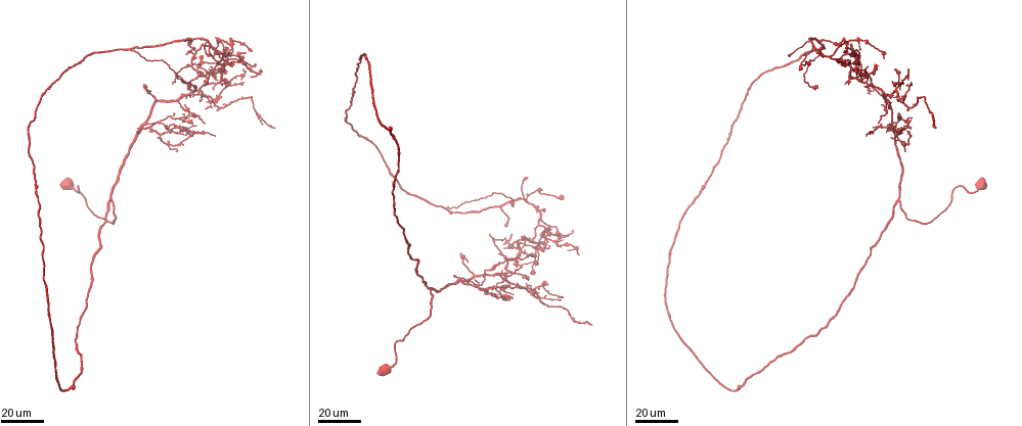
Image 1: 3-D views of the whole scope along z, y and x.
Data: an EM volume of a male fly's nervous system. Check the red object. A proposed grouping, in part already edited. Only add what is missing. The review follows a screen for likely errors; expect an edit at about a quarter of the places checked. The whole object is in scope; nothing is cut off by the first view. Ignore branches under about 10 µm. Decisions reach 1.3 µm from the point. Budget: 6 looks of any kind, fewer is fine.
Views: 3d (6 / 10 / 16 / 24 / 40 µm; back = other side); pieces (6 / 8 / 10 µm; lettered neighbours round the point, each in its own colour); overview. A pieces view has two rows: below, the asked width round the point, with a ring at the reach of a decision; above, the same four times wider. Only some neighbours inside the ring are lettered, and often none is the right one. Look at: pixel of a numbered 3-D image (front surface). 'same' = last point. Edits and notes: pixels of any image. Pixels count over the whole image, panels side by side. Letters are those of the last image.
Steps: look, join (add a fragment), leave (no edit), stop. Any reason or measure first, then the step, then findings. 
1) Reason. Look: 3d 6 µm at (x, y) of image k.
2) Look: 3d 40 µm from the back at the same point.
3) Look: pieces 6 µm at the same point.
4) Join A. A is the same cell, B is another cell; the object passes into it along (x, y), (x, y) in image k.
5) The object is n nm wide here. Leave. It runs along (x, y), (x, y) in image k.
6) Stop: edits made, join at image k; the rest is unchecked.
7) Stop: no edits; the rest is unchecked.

Stops while still wide. Look: 3d 24 µm at (517, 288) of image 1.

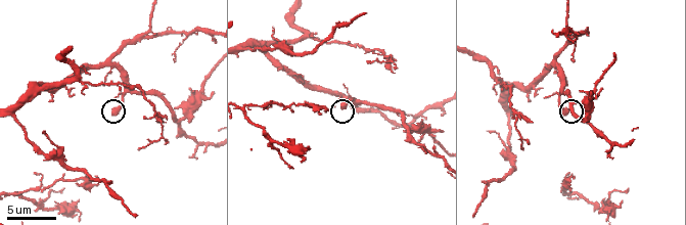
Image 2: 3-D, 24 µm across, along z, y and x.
Look: pieces 10 µm at (114, 113) of image 2.

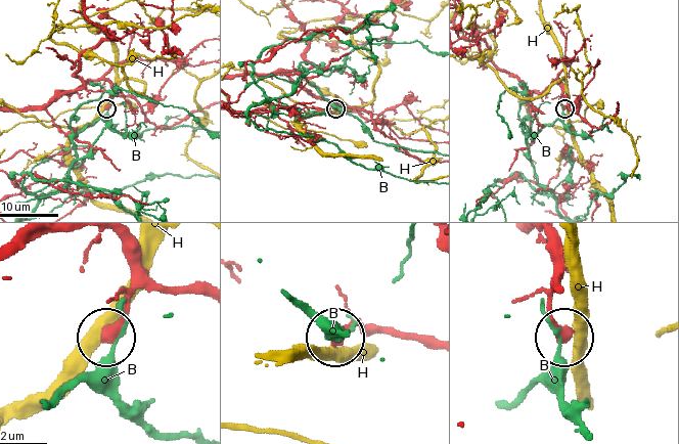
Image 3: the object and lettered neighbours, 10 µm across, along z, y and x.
Leave. B and H are other cells; it runs along (122, 243), (130, 279), (122, 320), (108, 336) in image 3; none of them fits.

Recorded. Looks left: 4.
An open end. Look: 3d 10 µm at (87, 73) of image 2.

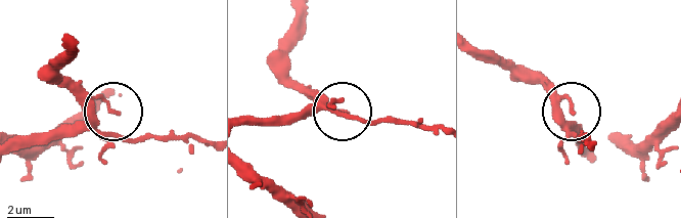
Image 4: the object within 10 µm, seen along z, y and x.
Look: pieces 8 µm at (115, 111) of image 4.

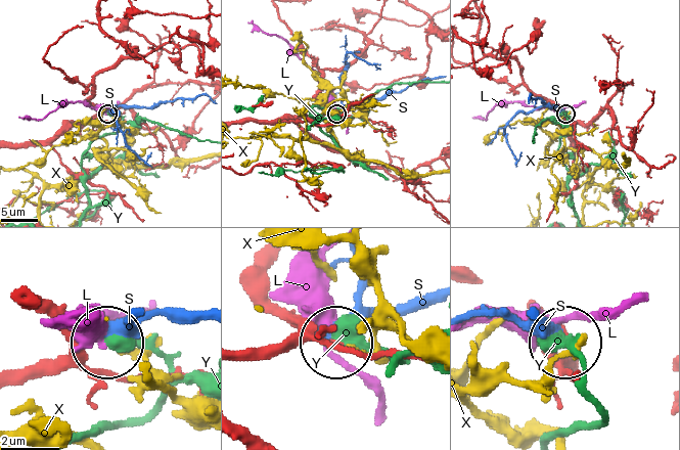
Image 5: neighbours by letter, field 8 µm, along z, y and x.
Leave. L, S, X and Y are other cells; none of them fits.

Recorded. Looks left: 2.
Tapers out. Look: pieces 8 µm at (366, 12) of image 2.

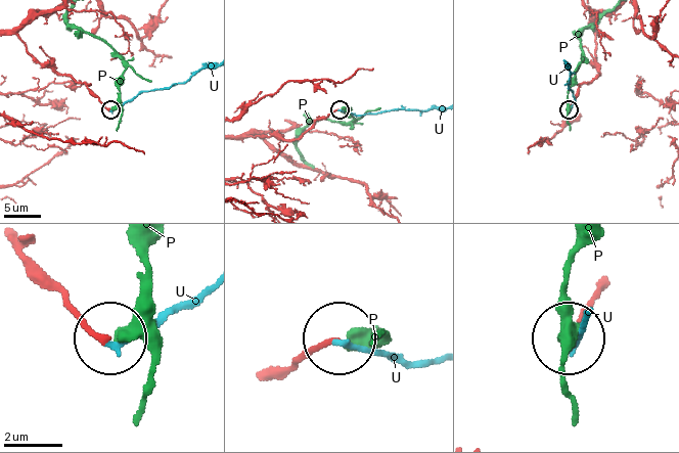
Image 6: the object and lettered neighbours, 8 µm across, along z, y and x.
Join U. U is the same cell, P is another cell; the object passes into it along (89, 90), (115, 109), (143, 92), (184, 83), (208, 68) in image 6; the neuron continues.

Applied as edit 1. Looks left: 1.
Stop: edits made, join at image 6; the rest is unchecked.

